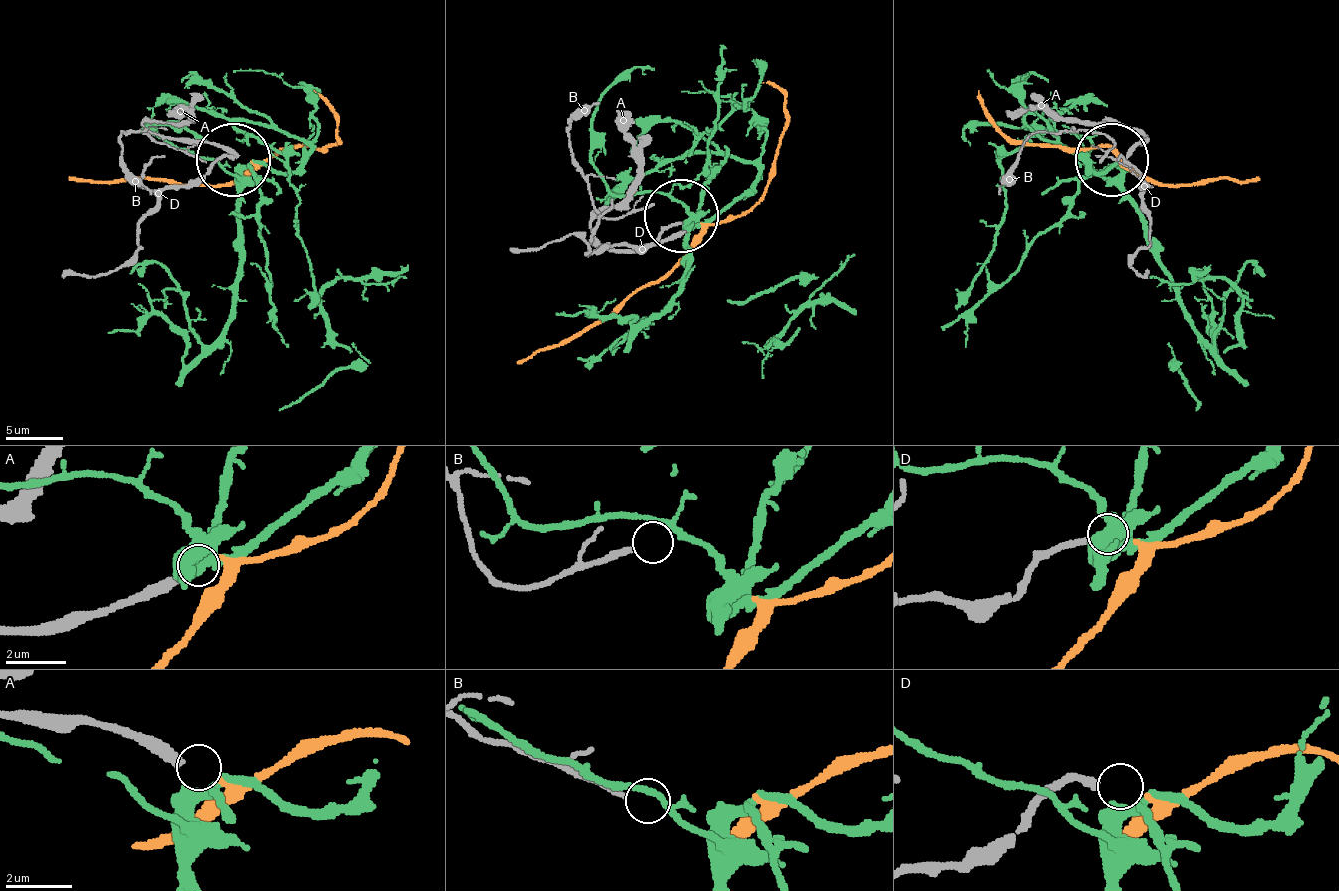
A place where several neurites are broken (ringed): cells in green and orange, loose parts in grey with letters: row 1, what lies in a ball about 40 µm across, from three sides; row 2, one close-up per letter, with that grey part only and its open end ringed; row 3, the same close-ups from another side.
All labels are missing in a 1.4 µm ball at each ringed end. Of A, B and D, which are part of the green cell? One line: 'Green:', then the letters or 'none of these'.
Green: none of these

